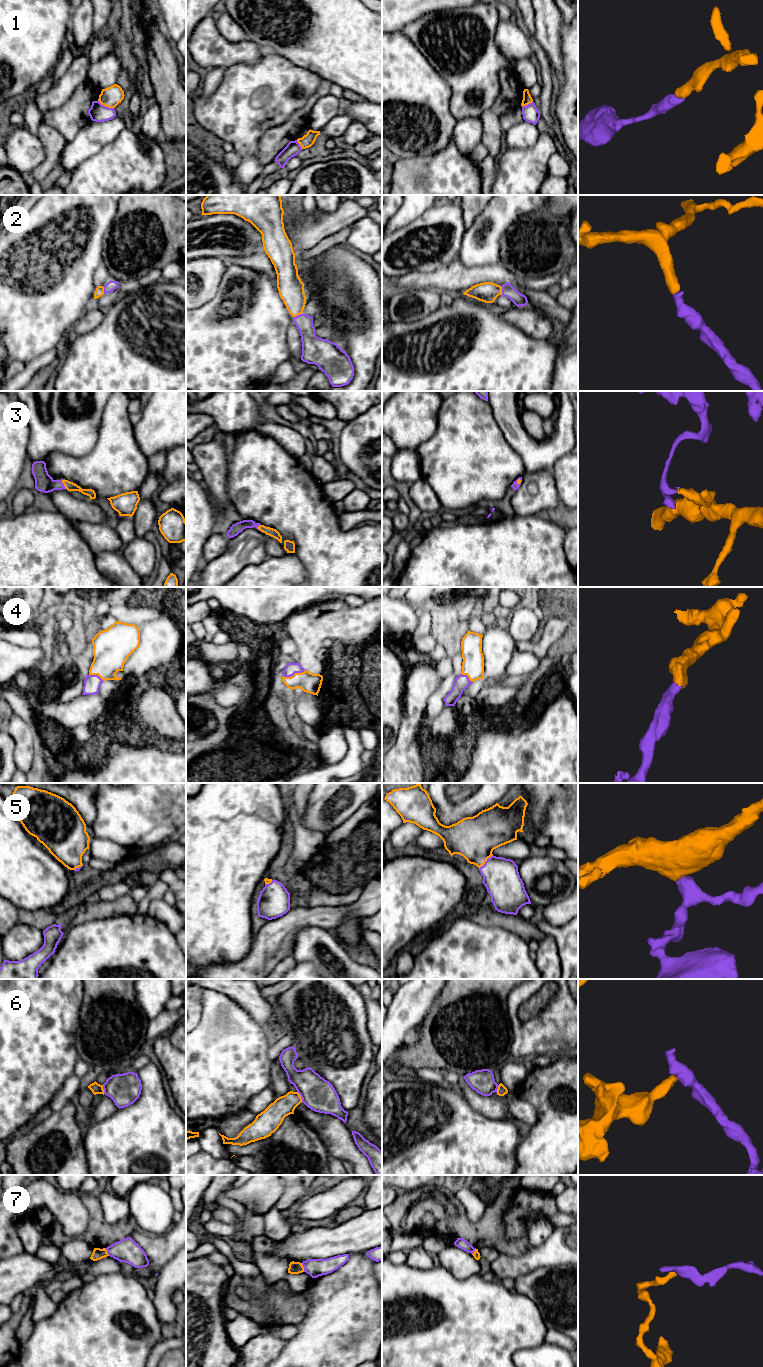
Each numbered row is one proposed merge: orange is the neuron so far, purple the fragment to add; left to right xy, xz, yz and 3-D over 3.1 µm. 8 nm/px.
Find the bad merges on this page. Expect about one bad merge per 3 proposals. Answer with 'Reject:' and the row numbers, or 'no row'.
Reject: 1, 3, 6, 7

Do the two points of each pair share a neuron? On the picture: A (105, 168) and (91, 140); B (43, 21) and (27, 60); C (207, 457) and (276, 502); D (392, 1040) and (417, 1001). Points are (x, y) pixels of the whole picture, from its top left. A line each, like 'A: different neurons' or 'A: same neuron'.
A: different neurons
B: same neuron
C: different neurons
D: same neuron

